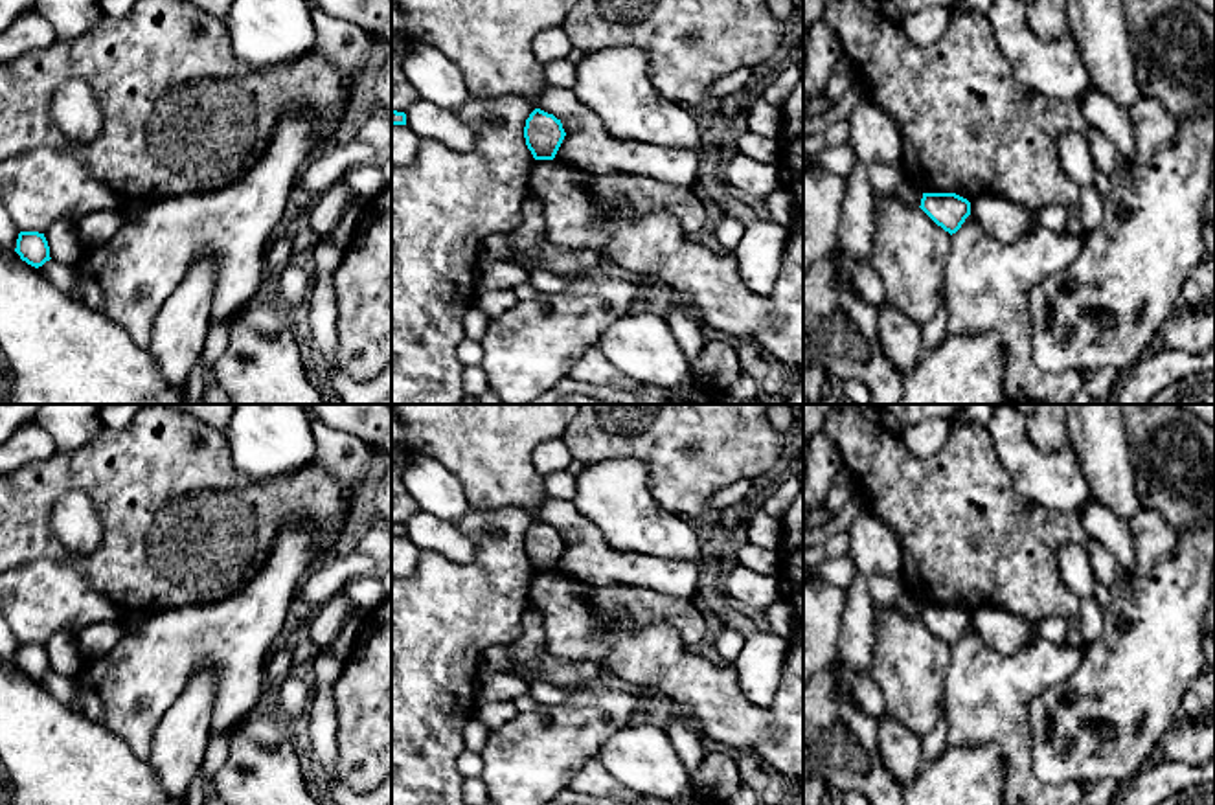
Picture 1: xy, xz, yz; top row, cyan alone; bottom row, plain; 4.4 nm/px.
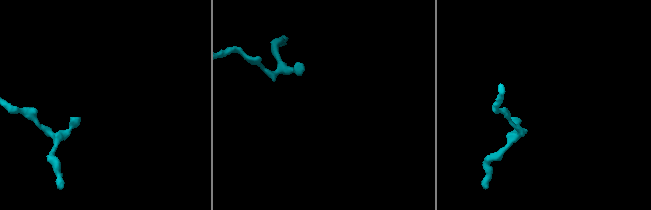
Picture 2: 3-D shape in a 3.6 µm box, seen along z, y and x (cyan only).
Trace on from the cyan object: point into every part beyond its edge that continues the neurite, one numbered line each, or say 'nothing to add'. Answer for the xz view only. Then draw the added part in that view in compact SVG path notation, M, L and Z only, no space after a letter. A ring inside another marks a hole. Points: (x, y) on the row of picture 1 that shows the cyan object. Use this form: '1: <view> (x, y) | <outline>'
nothing to add

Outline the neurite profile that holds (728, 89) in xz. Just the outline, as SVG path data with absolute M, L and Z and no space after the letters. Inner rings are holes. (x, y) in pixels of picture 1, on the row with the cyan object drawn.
M741 68L732 75L717 79L708 92L711 107L743 99L755 86L757 75L752 68Z

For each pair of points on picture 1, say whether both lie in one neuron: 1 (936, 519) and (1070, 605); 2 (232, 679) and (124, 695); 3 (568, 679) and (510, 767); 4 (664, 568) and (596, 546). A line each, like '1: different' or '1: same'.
1: same
2: same
3: different
4: same

